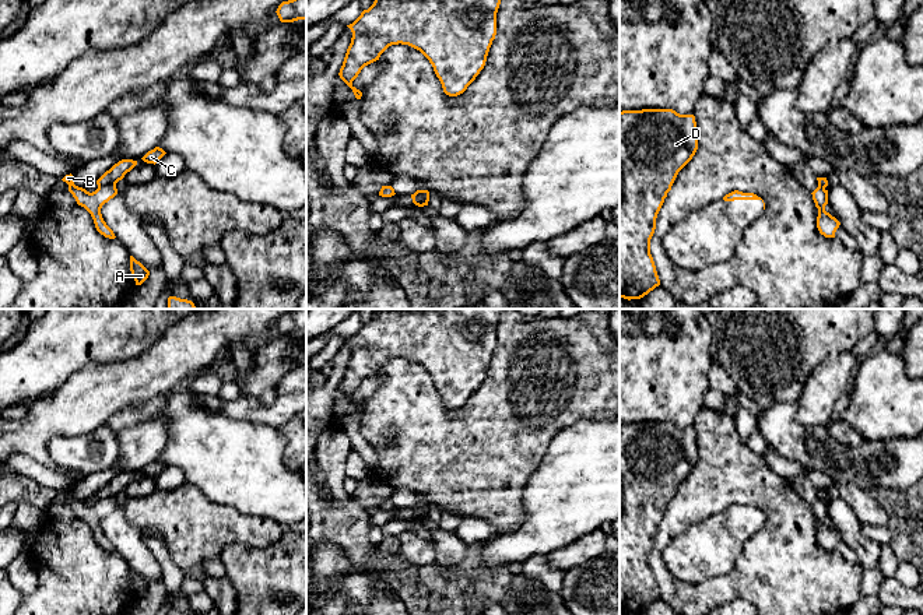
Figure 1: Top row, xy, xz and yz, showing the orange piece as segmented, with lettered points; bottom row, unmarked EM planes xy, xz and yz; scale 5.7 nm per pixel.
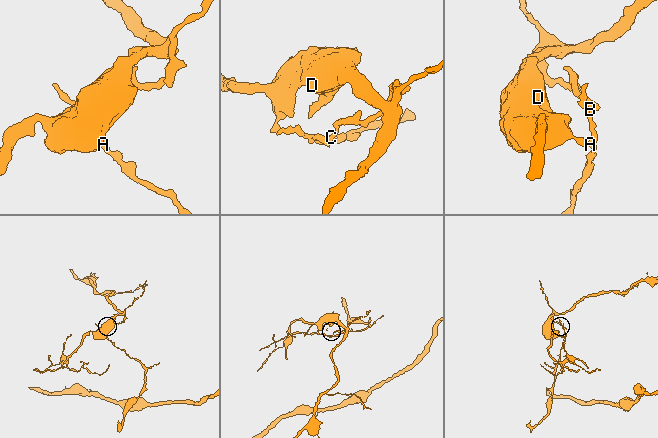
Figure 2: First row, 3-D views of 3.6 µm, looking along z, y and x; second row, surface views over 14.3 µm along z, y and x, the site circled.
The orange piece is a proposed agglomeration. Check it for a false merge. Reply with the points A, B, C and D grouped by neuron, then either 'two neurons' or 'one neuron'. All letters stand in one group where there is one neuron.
A B / C D | two neurons

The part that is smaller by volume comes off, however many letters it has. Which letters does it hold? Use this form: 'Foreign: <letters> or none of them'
Foreign: A, B

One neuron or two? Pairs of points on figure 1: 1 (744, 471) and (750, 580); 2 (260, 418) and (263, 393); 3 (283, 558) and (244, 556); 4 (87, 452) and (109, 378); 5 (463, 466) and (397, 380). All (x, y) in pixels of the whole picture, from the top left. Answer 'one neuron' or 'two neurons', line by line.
1: one neuron
2: two neurons
3: one neuron
4: two neurons
5: one neuron

